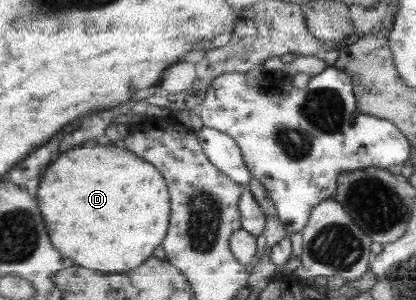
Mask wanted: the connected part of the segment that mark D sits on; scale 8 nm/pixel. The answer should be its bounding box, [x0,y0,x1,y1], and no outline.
[36,140,170,273]

